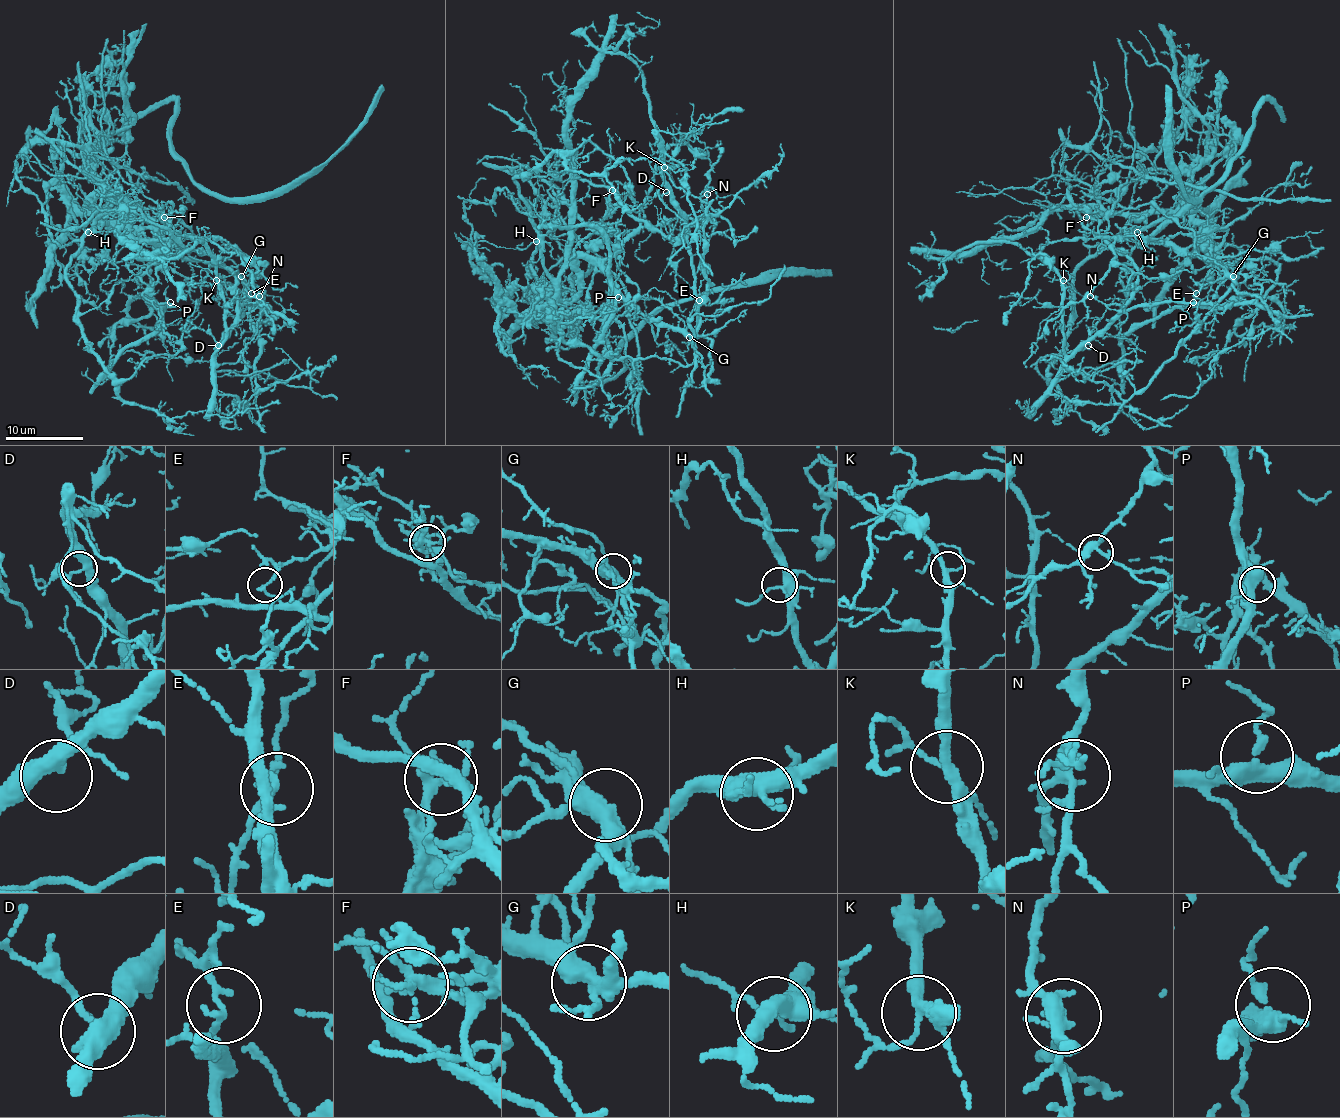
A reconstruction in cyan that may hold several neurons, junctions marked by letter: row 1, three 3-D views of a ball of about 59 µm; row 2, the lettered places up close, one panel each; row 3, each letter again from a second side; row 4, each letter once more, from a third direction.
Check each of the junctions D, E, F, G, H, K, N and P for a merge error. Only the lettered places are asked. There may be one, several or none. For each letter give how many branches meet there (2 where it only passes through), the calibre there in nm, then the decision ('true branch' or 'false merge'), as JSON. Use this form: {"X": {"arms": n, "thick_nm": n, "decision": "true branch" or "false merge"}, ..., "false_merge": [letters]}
{"D": {"arms": 4, "thick_nm": 320, "decision": "true branch"}, "E": {"arms": 2, "thick_nm": 170, "decision": "false merge"}, "F": {"arms": 5, "thick_nm": 220, "decision": "false merge"}, "G": {"arms": 4, "thick_nm": 400, "decision": "false merge"}, "H": {"arms": 5, "thick_nm": 360, "decision": "true branch"}, "K": {"arms": 3, "thick_nm": 240, "decision": "true branch"}, "N": {"arms": 5, "thick_nm": 320, "decision": "true branch"}, "P": {"arms": 4, "thick_nm": 440, "decision": "true branch"}, "false_merge": ["E", "F", "G"]}

